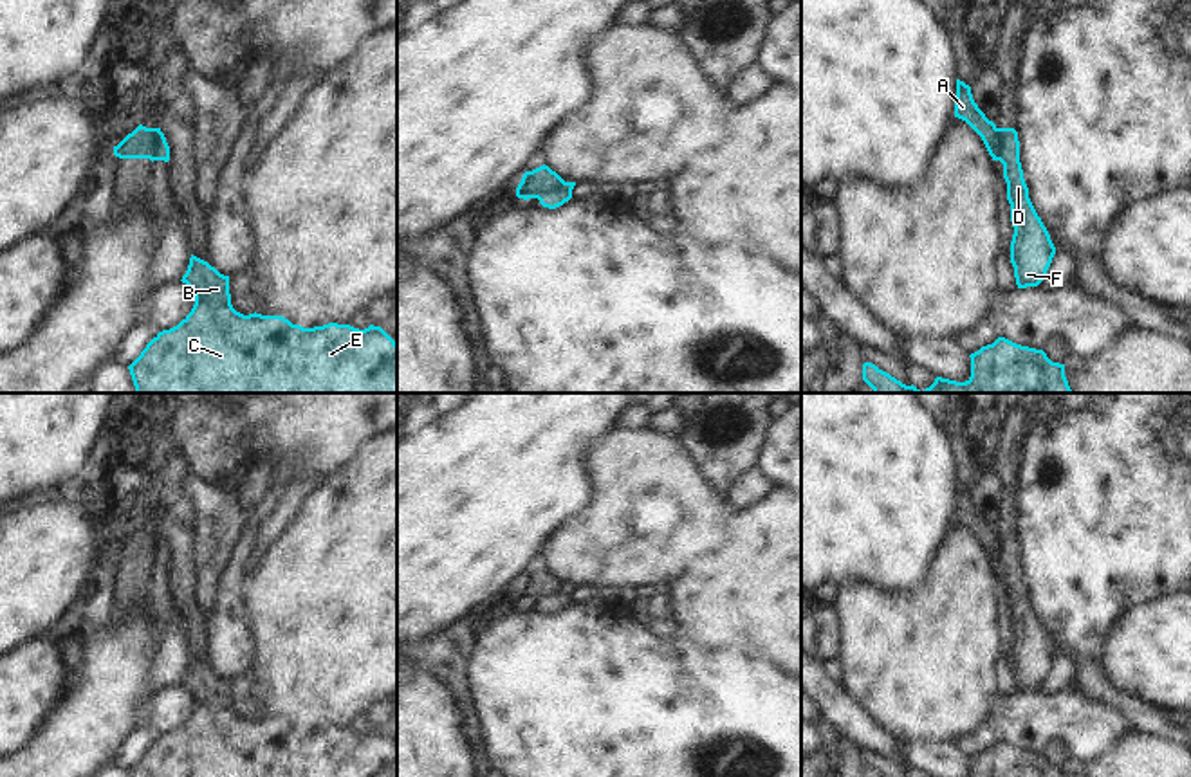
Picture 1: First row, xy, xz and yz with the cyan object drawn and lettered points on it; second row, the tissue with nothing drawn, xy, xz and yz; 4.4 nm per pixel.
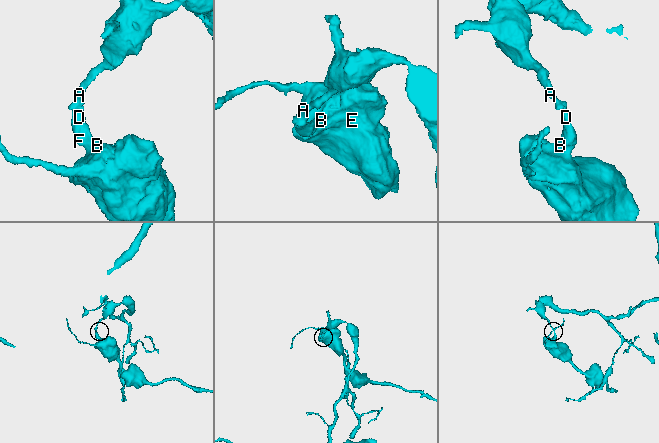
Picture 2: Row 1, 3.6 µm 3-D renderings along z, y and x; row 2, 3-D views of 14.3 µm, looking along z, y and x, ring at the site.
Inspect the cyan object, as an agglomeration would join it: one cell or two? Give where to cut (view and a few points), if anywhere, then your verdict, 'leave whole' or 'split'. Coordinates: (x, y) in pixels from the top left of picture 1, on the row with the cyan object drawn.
xy (152, 128), (154, 152), (148, 157) | split

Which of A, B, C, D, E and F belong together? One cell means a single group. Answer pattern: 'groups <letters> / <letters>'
groups A / B C D E F

